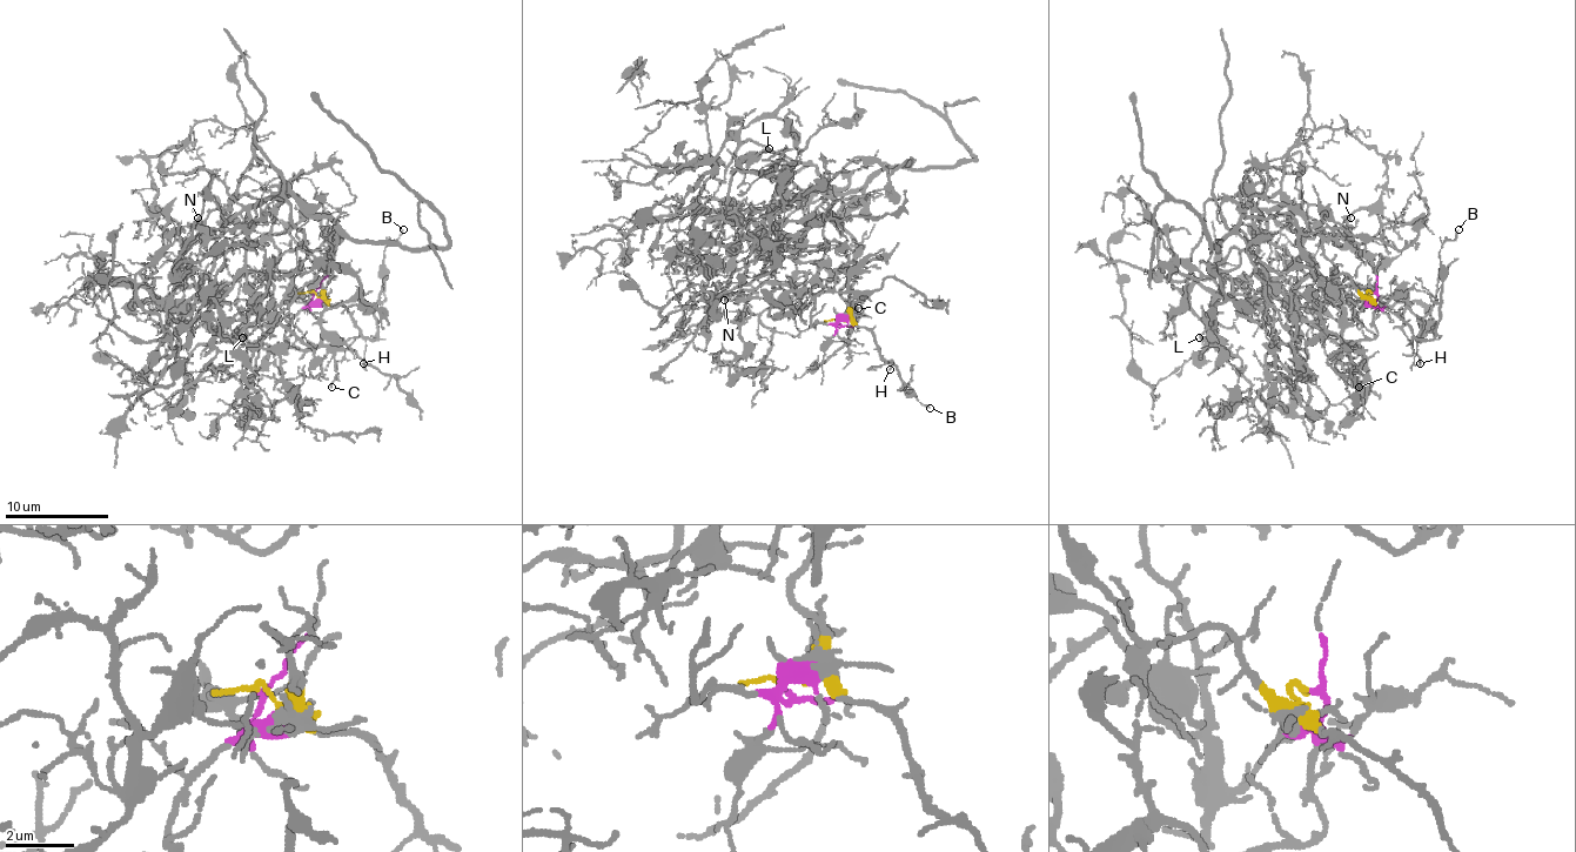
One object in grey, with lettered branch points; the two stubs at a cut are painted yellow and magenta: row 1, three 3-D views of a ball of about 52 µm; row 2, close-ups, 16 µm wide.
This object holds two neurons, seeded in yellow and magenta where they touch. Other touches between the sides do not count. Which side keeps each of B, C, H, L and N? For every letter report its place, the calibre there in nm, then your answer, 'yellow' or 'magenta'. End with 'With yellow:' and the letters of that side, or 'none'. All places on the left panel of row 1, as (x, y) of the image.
B: (403, 229) | 100 nm | yellow
C: (332, 387) | 130 nm | magenta
H: (363, 363) | 60 nm | yellow
L: (242, 337) | 110 nm | magenta
N: (198, 217) | 110 nm | magenta
With yellow: B, H

